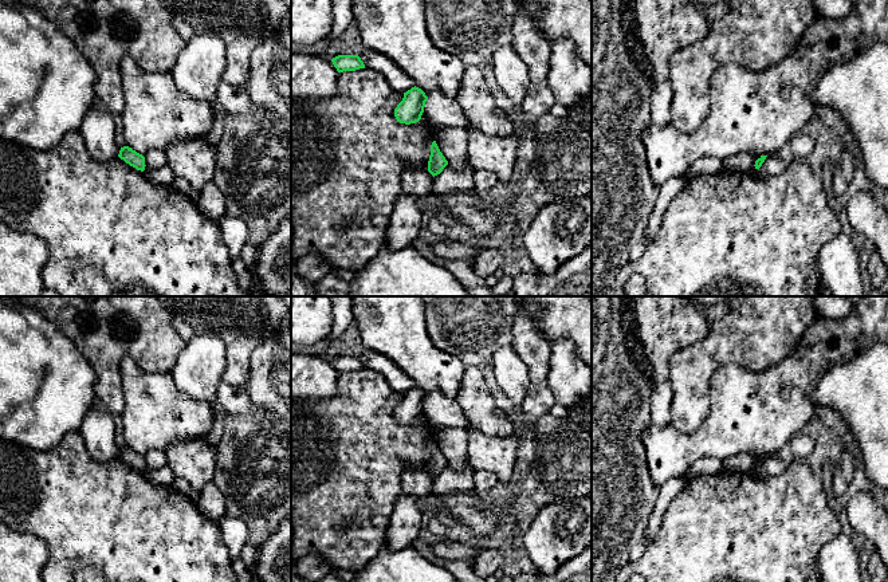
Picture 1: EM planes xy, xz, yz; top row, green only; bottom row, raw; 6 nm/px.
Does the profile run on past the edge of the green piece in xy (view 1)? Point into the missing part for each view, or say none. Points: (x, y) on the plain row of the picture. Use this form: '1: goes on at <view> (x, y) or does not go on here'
1: does not go on here

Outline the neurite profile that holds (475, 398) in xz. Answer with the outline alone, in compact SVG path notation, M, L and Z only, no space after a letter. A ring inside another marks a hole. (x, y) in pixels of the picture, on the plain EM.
M478 367L465 369L456 401L468 424L474 425L476 430L496 437L507 437L515 432L515 425L507 416L495 413L495 398Z

